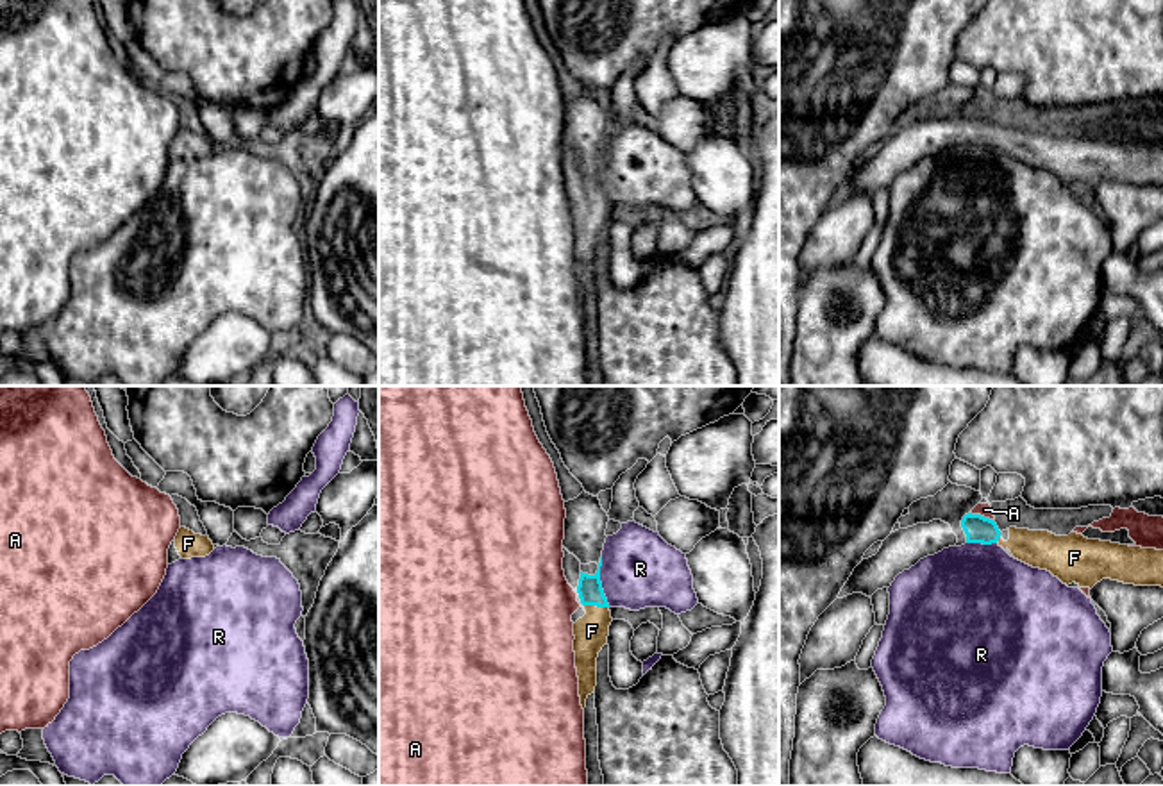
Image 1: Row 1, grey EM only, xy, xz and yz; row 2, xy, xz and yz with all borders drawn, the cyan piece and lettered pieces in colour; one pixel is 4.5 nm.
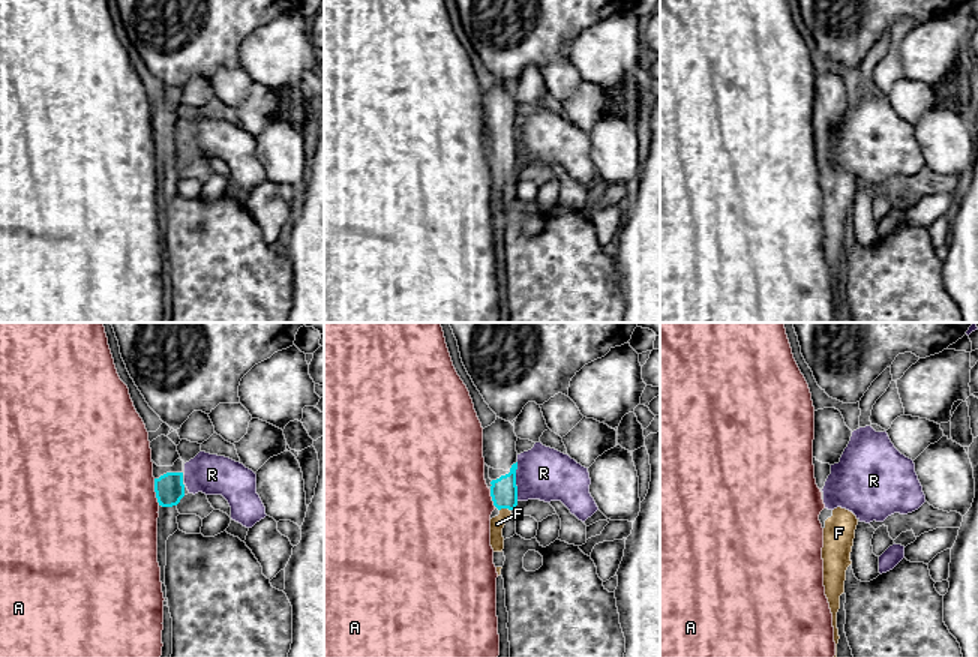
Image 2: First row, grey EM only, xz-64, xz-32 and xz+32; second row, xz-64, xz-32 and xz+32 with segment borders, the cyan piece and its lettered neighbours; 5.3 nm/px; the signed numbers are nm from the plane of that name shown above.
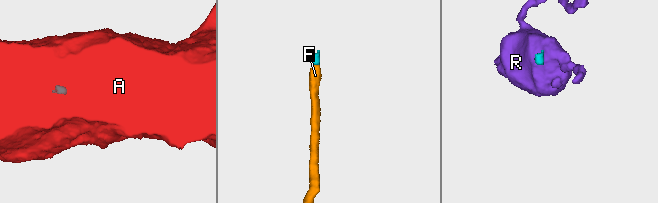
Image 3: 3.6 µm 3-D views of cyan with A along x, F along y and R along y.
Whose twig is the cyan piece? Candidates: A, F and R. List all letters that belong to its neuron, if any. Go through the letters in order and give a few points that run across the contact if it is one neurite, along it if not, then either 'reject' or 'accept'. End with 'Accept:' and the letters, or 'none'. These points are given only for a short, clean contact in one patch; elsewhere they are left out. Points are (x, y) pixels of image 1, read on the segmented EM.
A: line yz (970, 511), (994, 522); reject
F: line xz (590, 590), (595, 604), (592, 631); accept
R: line xz (601, 558), (601, 588), (610, 606); reject
Accept: F

